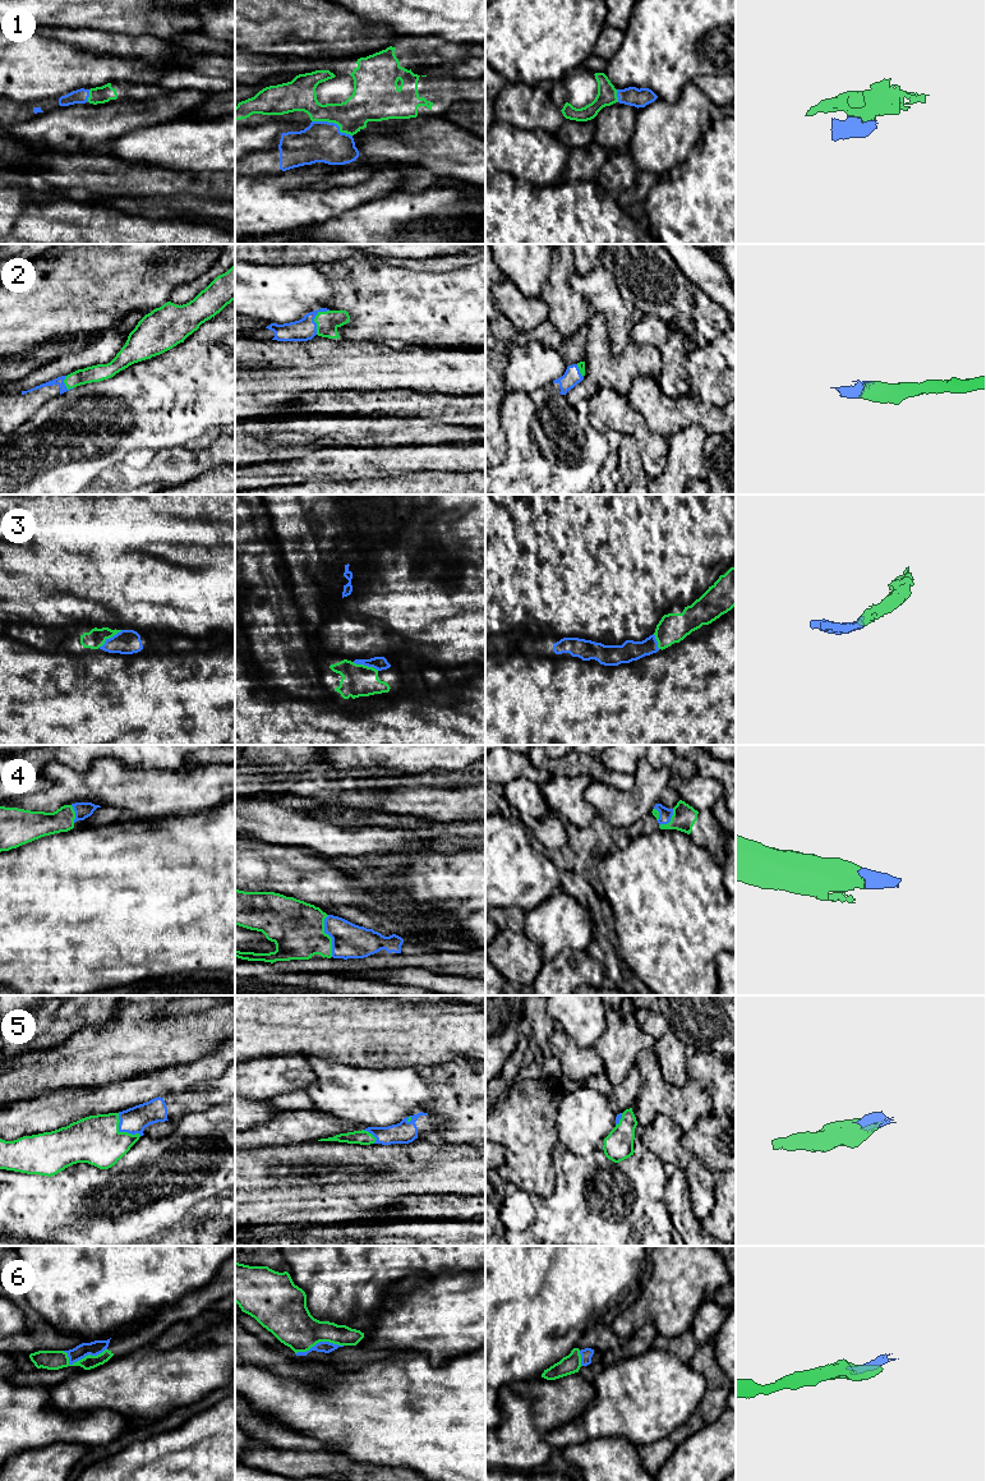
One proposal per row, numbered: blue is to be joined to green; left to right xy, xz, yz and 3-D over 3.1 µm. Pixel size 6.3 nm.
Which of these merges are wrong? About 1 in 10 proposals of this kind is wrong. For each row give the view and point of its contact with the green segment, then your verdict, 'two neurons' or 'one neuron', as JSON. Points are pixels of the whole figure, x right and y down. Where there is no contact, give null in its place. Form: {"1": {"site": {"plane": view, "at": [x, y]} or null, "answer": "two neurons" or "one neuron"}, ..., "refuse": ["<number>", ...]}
{"1": {"site": {"plane": "xz", "at": [333, 122]}, "answer": "one neuron"}, "2": {"site": {"plane": "xz", "at": [314, 318]}, "answer": "one neuron"}, "3": {"site": {"plane": "xy", "at": [110, 636]}, "answer": "one neuron"}, "4": {"site": {"plane": "xz", "at": [328, 936]}, "answer": "one neuron"}, "5": {"site": {"plane": "xy", "at": [121, 1132]}, "answer": "one neuron"}, "6": {"site": {"plane": "xy", "at": [82, 1358]}, "answer": "one neuron"}, "refuse": []}

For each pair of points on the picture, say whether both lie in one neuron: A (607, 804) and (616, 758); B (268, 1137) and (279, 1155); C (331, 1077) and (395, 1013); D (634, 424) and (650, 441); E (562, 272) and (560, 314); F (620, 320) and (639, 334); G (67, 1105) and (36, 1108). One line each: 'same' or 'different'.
A: different
B: different
C: different
D: same
E: same
F: different
G: same

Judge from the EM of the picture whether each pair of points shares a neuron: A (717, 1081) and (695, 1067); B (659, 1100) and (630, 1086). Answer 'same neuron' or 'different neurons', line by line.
A: same neuron
B: different neurons

